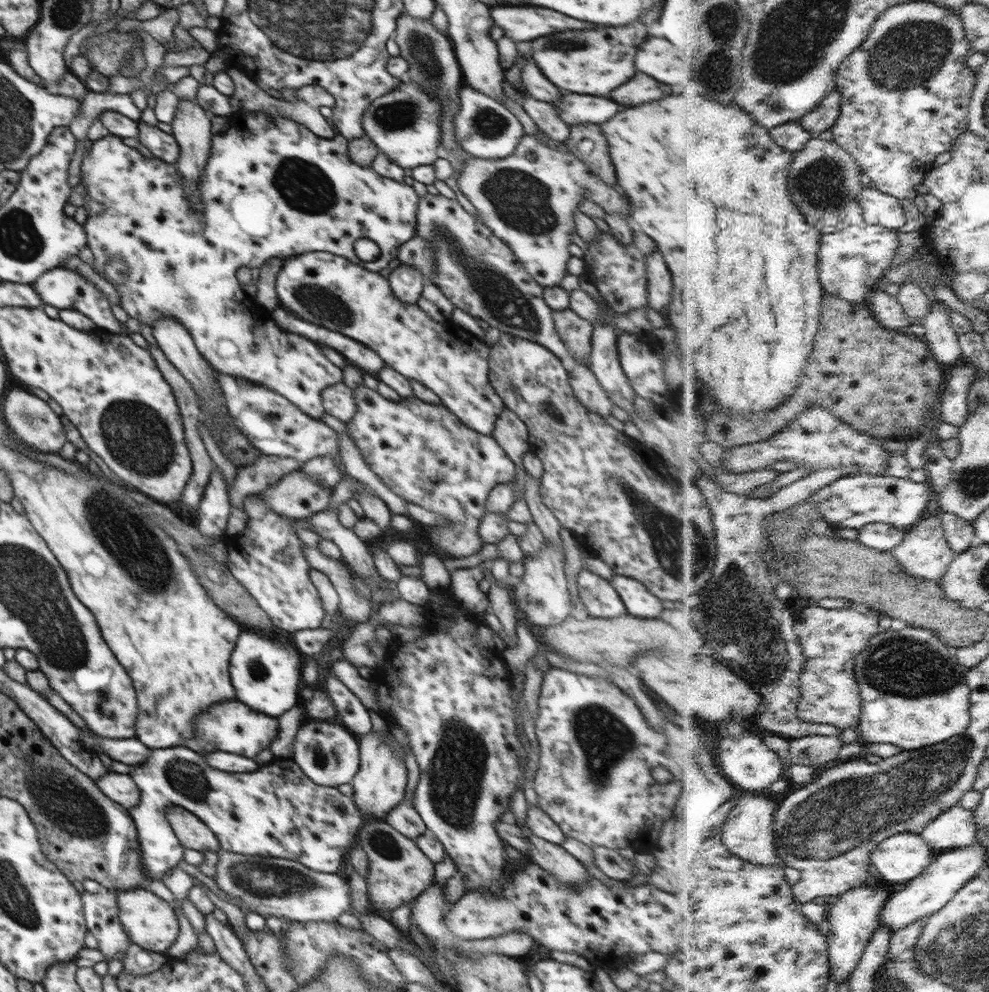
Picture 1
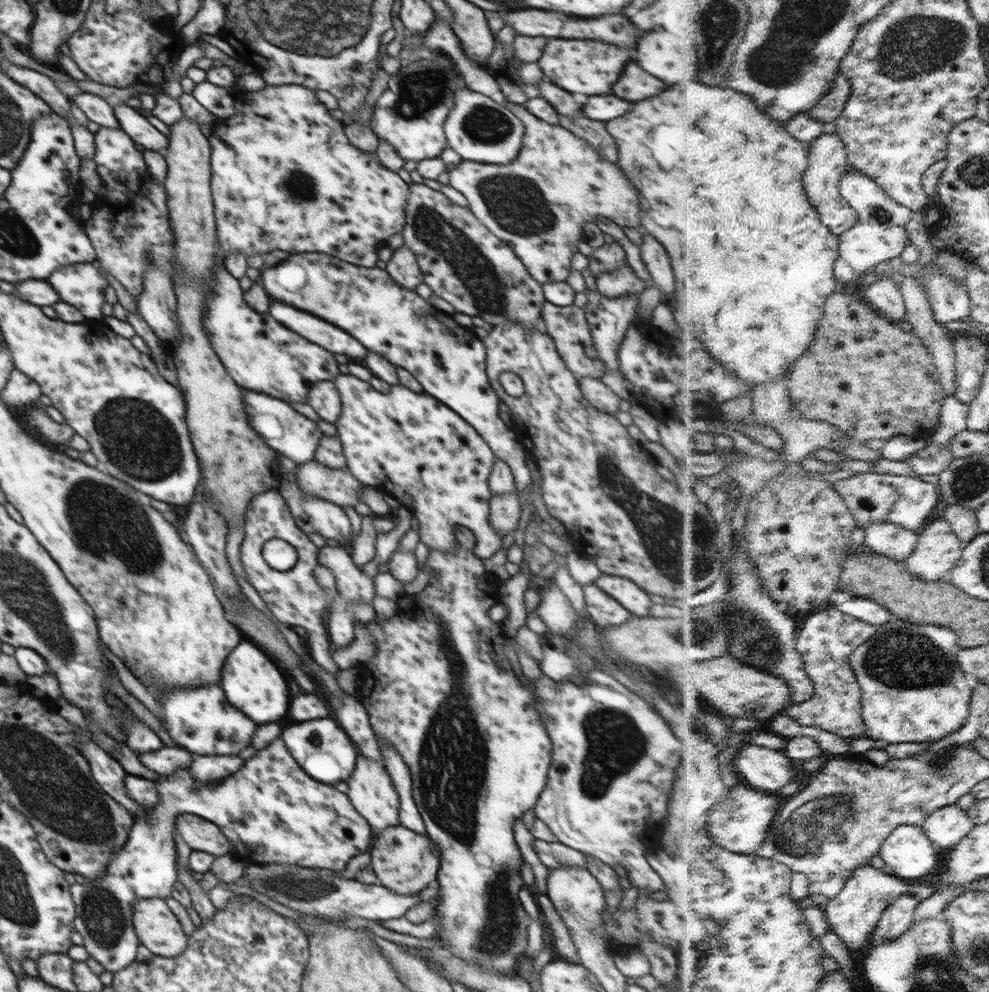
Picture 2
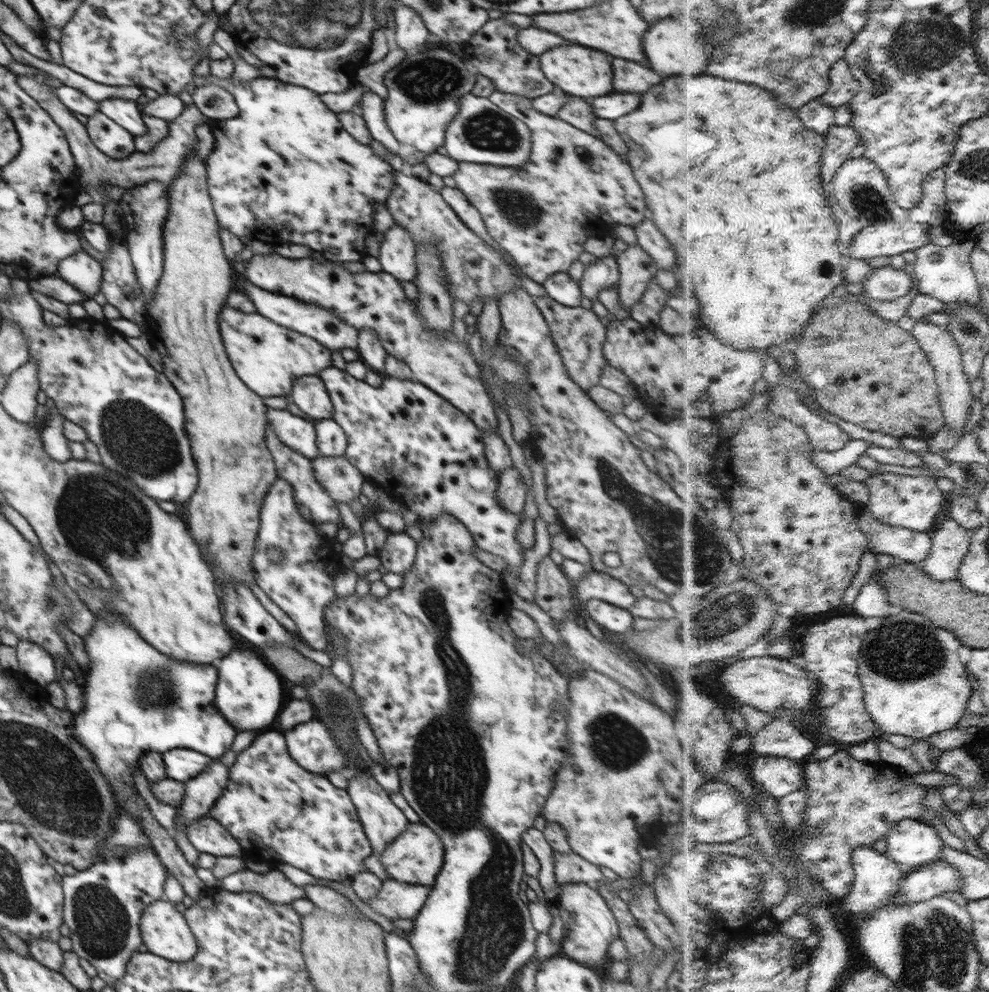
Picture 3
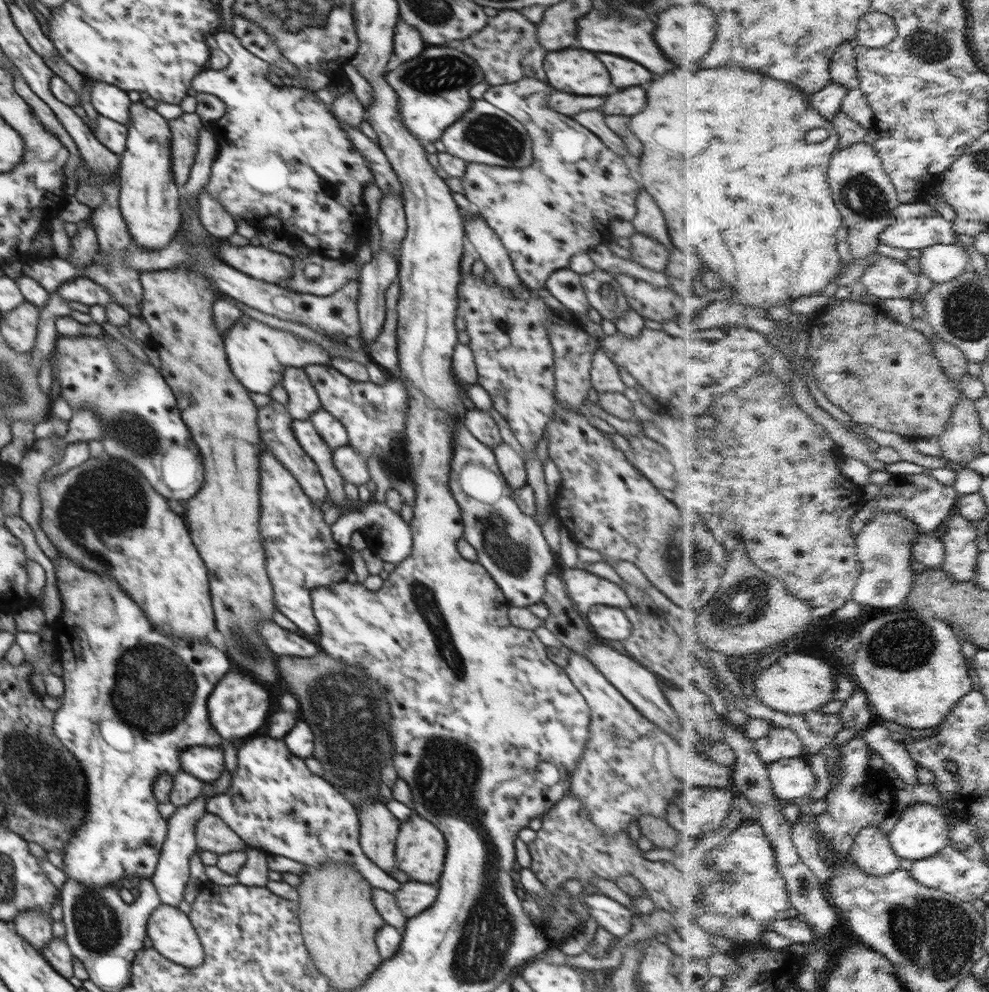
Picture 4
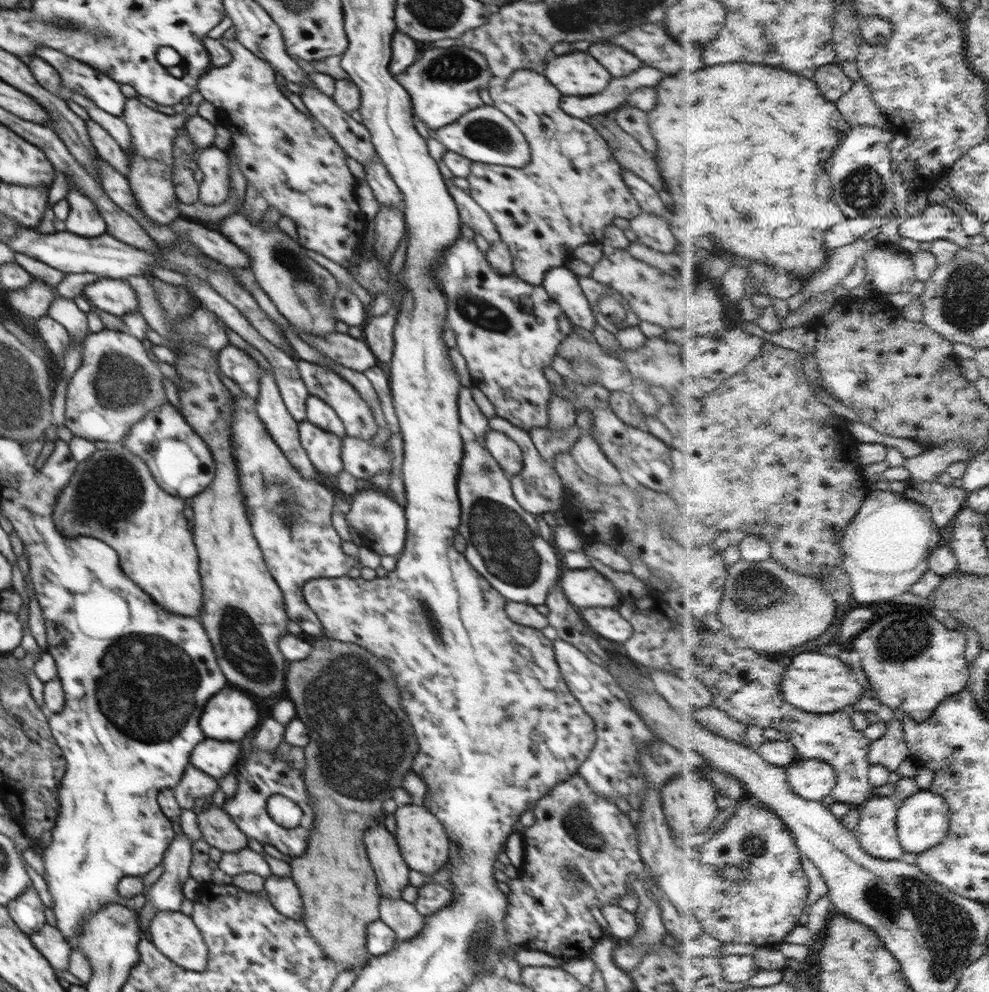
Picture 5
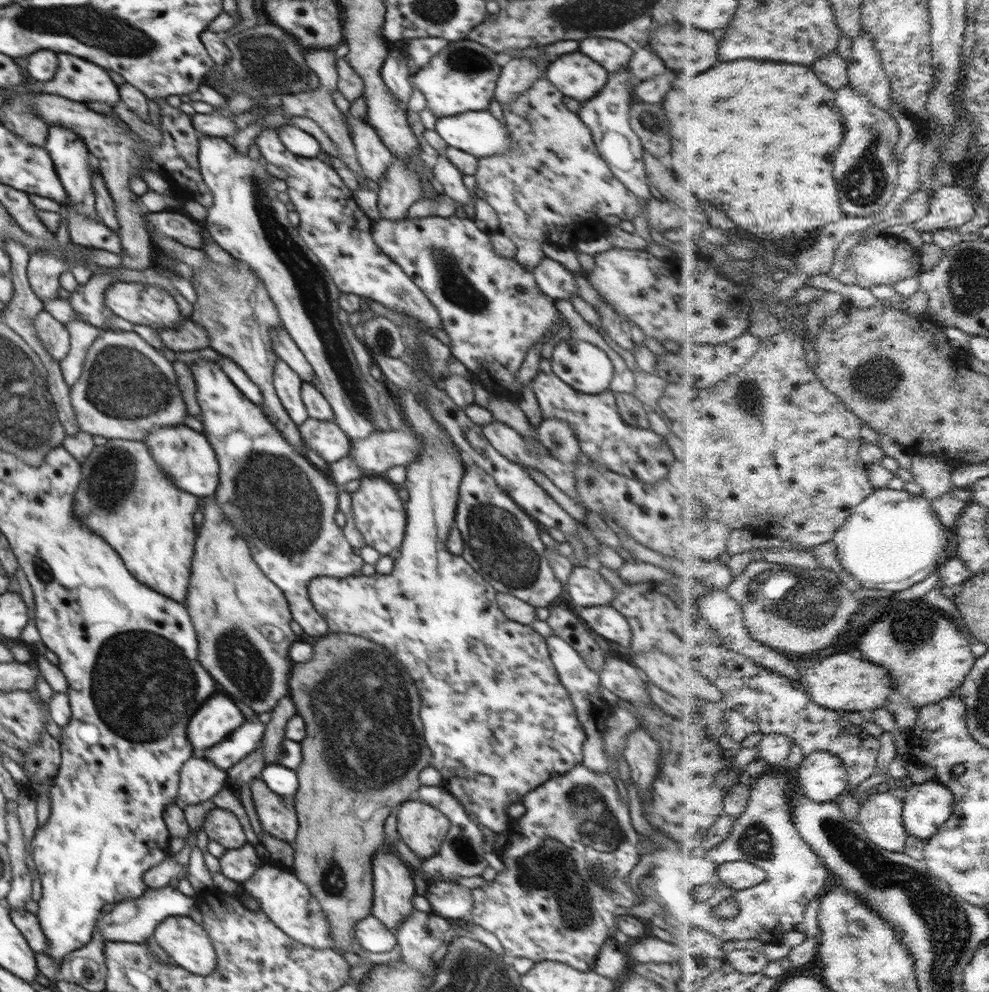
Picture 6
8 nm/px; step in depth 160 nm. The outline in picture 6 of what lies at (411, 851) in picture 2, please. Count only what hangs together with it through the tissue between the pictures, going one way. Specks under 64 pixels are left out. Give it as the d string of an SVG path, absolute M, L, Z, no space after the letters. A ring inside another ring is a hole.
M422 801L404 802L399 810L397 832L401 841L422 861L434 856L448 834L448 817Z

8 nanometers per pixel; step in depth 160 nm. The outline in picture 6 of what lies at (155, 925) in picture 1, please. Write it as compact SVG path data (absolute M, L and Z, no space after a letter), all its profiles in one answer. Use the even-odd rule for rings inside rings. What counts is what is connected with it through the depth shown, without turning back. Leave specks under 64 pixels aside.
M189 916L166 917L156 925L152 939L176 965L192 974L208 976L216 968L216 952L208 933Z

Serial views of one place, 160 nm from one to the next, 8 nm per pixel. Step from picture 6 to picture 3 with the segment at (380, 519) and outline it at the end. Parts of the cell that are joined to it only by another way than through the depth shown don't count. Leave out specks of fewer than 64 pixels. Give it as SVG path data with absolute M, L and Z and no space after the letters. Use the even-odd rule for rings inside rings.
M390 531L378 557L388 572L403 575L412 568L416 555L417 543L406 531Z

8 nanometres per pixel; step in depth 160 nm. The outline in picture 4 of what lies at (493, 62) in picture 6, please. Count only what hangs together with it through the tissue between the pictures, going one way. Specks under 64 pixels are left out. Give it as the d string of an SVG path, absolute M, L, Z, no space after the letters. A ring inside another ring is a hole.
M426 46L422 54L386 72L386 82L399 98L399 113L405 127L419 140L436 142L444 131L471 107L469 94L472 85L484 80L476 61L463 51L446 46Z

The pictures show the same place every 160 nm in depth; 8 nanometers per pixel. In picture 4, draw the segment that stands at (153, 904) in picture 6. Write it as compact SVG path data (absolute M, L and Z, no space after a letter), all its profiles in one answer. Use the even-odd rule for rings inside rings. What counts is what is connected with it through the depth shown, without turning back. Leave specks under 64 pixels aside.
M207 782L198 798L194 798L189 805L178 807L174 815L167 820L167 835L162 845L161 855L154 875L151 877L162 903L177 907L184 900L184 889L190 880L190 857L197 848L195 824L203 815L206 815L206 803L214 796L214 782Z

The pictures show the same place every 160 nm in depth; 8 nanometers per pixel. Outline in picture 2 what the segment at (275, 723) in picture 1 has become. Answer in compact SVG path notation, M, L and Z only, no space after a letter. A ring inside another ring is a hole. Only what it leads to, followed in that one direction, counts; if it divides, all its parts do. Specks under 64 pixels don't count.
M218 685L194 690L174 690L170 694L166 694L165 688L161 692L154 692L154 697L166 717L166 724L162 724L168 730L170 738L180 744L180 748L196 756L238 755L241 750L250 746L252 732L256 732L259 725L232 706L227 701L224 690L221 686L218 688Z

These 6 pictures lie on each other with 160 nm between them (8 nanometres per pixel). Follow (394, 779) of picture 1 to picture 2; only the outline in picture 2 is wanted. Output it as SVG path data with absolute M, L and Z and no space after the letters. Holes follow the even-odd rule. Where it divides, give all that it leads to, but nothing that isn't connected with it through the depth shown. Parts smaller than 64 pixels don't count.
M359 755L352 775L348 778L347 796L354 809L368 821L368 824L374 834L381 833L389 826L400 825L399 798L396 787L392 783L387 769L376 760L364 758Z

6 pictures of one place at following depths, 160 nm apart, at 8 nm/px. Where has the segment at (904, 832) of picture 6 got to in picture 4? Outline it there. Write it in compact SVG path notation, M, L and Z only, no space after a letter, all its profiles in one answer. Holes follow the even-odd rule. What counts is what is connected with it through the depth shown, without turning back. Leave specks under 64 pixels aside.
M879 826L862 830L850 857L862 871L874 877L886 877L902 868L902 857L893 847L891 835L882 832Z

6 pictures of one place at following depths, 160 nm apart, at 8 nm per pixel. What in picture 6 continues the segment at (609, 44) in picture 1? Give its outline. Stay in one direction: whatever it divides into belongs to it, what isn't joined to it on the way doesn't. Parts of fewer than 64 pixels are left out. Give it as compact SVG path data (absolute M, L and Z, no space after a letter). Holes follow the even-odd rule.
M580 52L564 54L552 60L552 64L547 66L546 76L564 96L581 103L602 90L608 80L608 72Z

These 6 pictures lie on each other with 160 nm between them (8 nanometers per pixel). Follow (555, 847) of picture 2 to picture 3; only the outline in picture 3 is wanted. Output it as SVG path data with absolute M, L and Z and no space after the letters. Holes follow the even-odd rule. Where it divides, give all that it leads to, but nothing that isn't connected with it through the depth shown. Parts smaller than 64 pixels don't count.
M574 851L569 853L553 852L553 865L556 882L560 885L582 883L595 885L606 881L598 866Z

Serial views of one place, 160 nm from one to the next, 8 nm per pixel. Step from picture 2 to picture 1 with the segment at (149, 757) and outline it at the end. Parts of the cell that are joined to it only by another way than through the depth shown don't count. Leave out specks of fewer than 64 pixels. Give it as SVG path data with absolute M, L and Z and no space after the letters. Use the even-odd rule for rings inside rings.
M82 731L82 743L88 751L97 752L98 749L106 753L112 761L122 762L127 765L140 766L146 762L152 750L148 749L142 742L136 738L102 738L90 734L90 731Z

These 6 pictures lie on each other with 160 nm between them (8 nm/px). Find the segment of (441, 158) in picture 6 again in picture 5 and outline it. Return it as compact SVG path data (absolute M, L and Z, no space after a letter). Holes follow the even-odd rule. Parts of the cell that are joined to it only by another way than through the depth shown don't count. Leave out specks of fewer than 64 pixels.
M446 179L450 196L455 200L459 210L459 217L462 223L469 226L473 232L484 236L490 245L501 240L495 224L490 220L488 213L476 204L476 201L467 191L458 188L451 179Z

